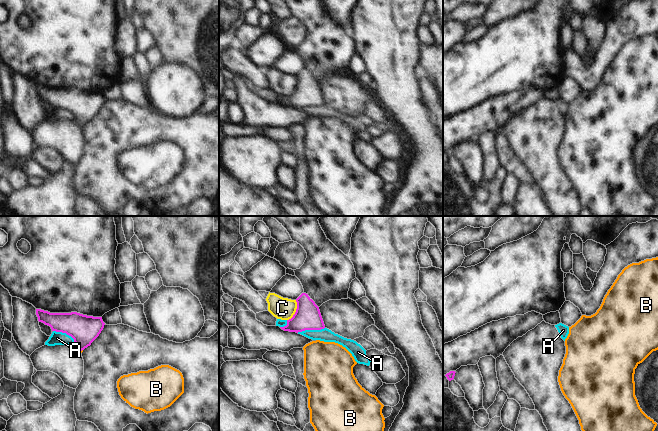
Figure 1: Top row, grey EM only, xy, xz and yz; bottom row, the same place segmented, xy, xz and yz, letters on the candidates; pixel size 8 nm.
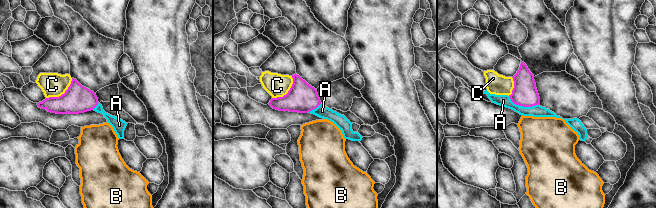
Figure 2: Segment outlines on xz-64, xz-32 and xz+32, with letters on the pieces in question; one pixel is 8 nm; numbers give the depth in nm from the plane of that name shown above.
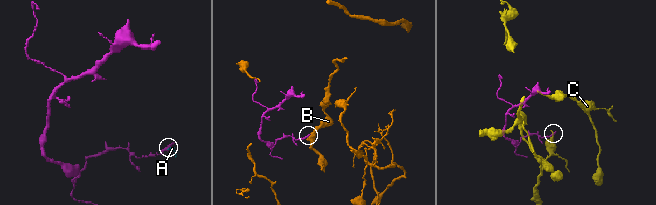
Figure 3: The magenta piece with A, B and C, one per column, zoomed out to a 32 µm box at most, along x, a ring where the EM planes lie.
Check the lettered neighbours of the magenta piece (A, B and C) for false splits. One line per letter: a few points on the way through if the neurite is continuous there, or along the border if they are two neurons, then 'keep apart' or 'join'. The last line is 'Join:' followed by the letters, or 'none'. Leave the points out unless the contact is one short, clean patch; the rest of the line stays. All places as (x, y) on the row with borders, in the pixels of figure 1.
A: along xz (324, 327), (297, 332) | keep apart
B: along xy (82, 349), (80, 351) | keep apart
C: along xz (296, 300), (296, 311), (287, 320) | keep apart
Join: none

